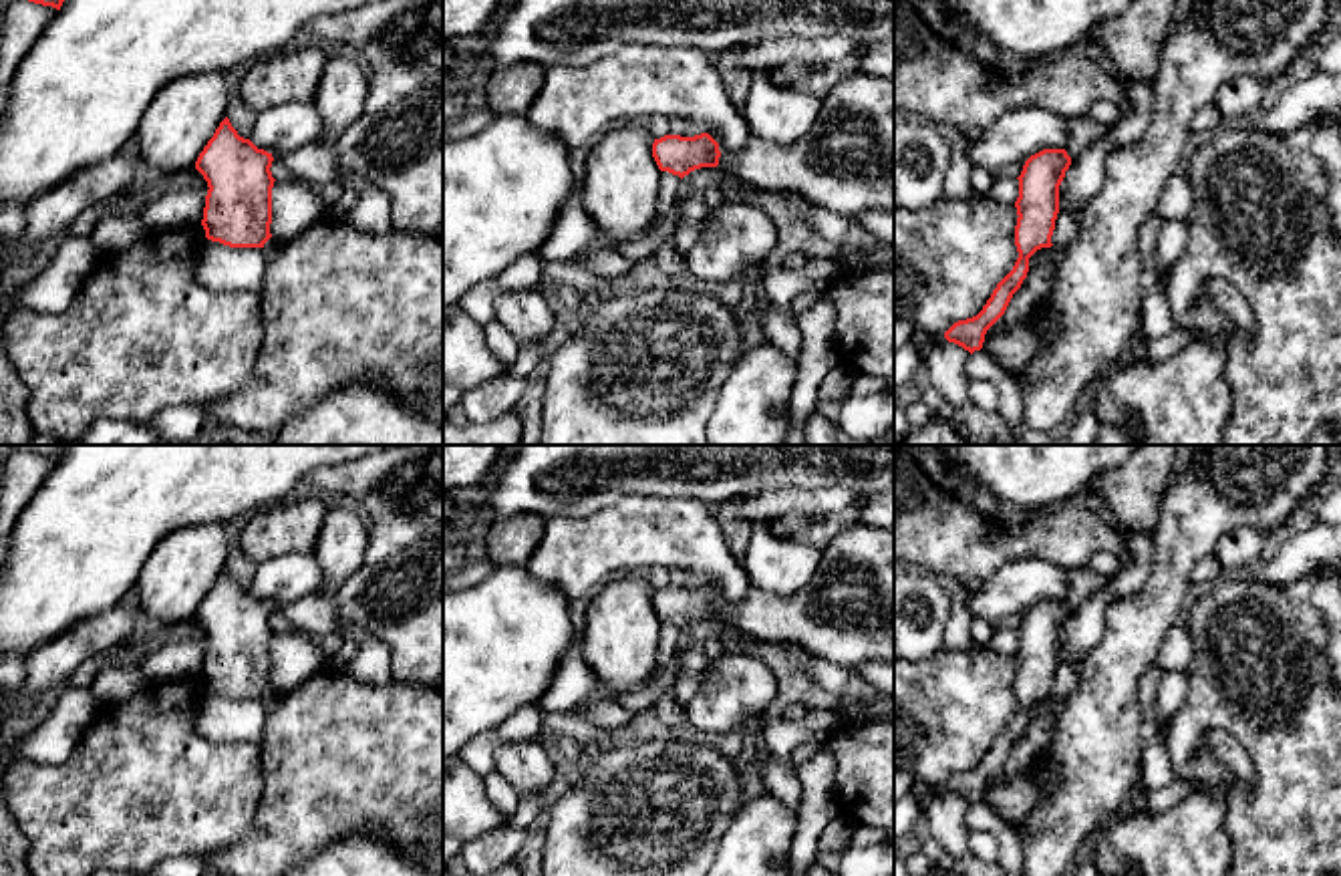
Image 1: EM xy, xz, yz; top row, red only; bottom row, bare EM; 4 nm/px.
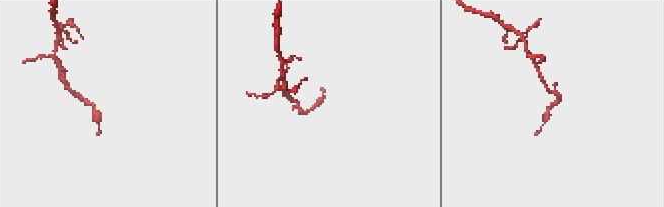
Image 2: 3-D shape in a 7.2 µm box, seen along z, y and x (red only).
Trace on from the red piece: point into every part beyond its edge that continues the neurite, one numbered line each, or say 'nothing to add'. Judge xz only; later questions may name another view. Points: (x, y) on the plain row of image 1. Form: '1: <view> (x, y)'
1: xz (846, 613)

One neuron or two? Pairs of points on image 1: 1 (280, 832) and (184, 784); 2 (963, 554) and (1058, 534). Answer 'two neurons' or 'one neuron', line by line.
1: two neurons
2: one neuron

